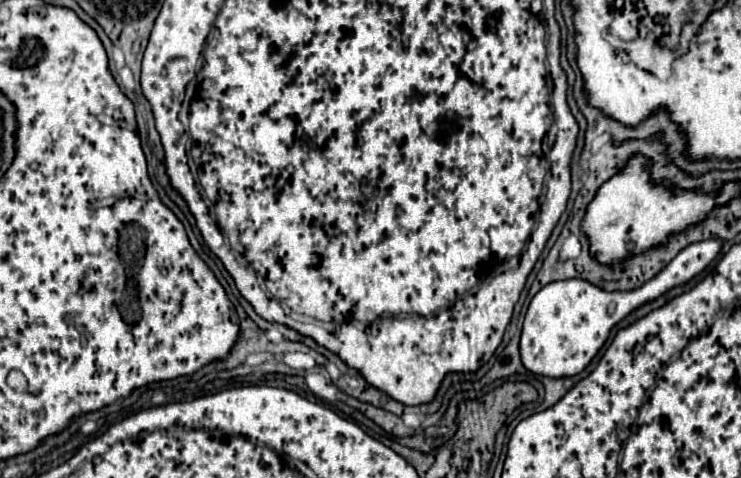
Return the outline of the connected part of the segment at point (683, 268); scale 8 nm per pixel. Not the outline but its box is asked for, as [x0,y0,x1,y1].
[521,240,723,378]

